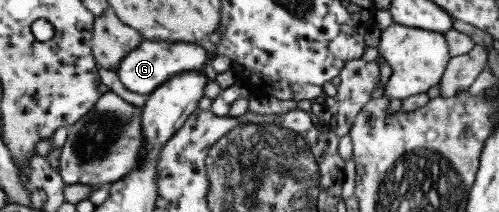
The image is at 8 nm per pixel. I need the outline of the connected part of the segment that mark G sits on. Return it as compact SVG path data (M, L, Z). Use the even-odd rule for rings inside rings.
M164 40L141 42L136 49L133 49L118 65L114 71L120 77L120 82L124 84L130 92L140 93L147 96L154 92L160 85L170 81L172 77L180 75L186 71L196 71L204 69L208 55L206 54L207 43L185 44L184 42L167 42Z

